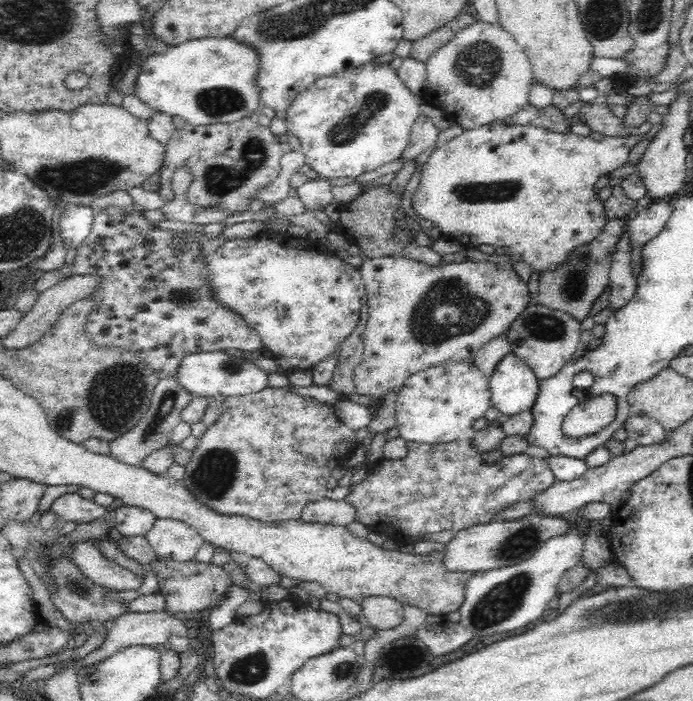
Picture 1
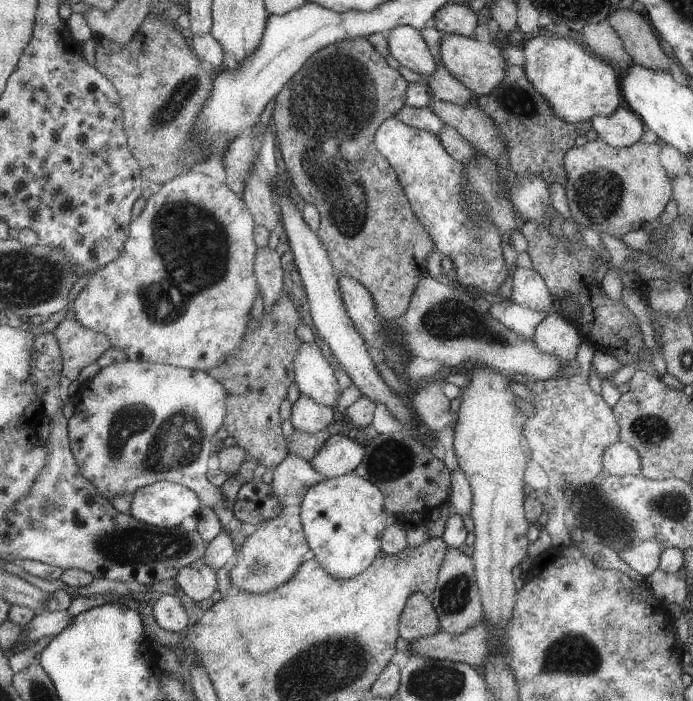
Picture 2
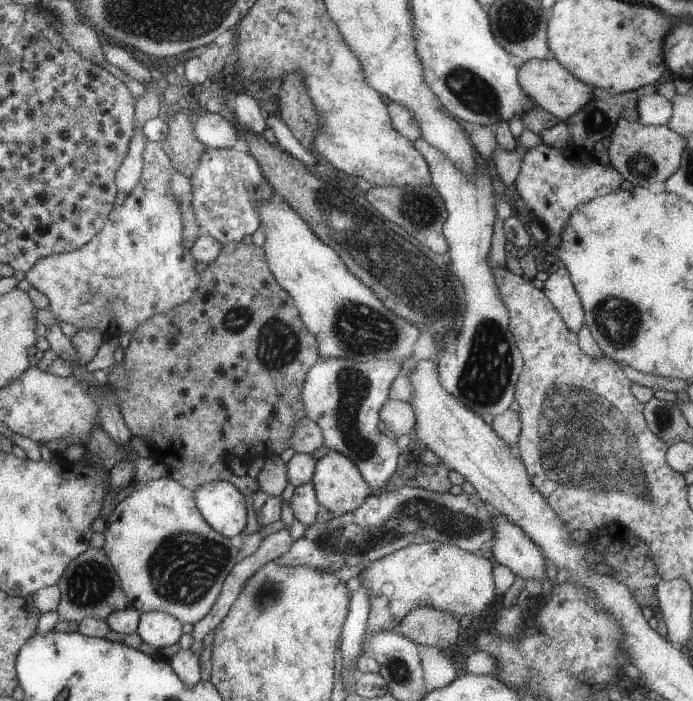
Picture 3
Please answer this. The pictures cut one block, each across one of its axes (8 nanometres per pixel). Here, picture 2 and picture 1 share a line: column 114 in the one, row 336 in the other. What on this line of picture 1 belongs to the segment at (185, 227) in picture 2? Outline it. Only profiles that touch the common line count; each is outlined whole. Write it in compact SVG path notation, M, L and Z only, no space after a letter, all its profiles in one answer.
M260 234L258 239L232 239L206 256L208 281L220 303L240 313L260 333L263 352L278 362L280 373L288 369L310 370L340 345L360 320L365 284L359 269L346 263L323 241L310 238Z

